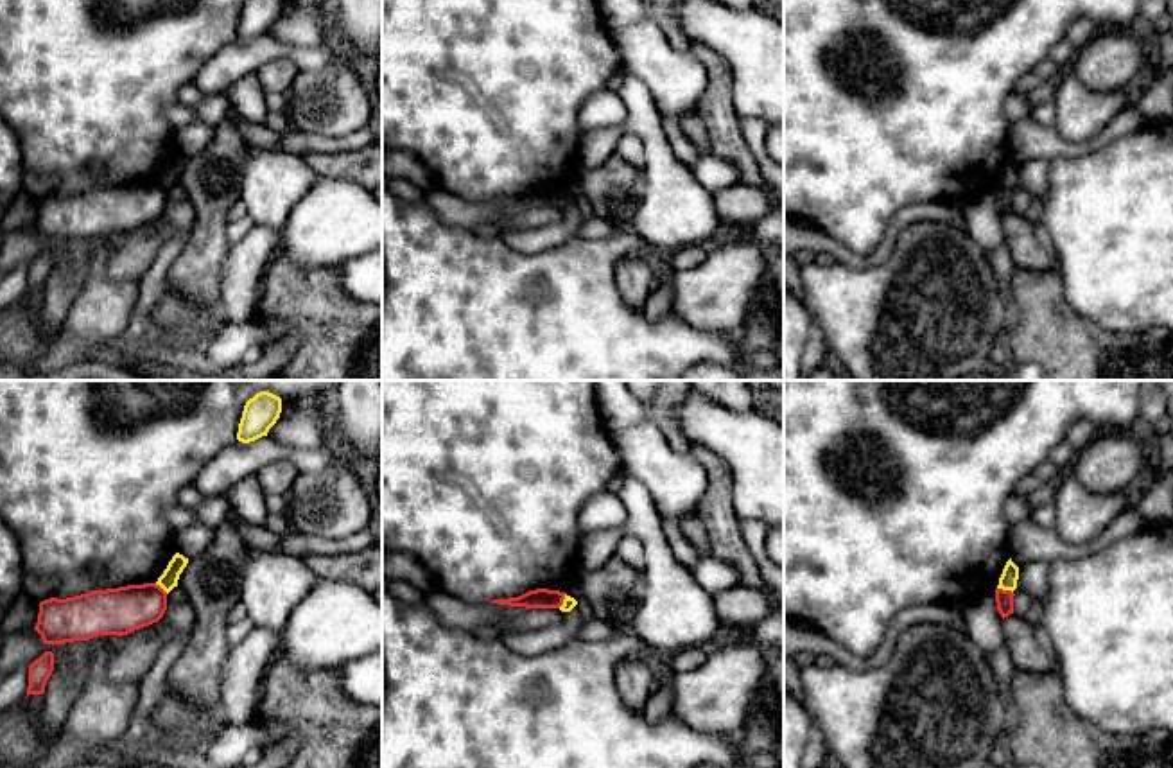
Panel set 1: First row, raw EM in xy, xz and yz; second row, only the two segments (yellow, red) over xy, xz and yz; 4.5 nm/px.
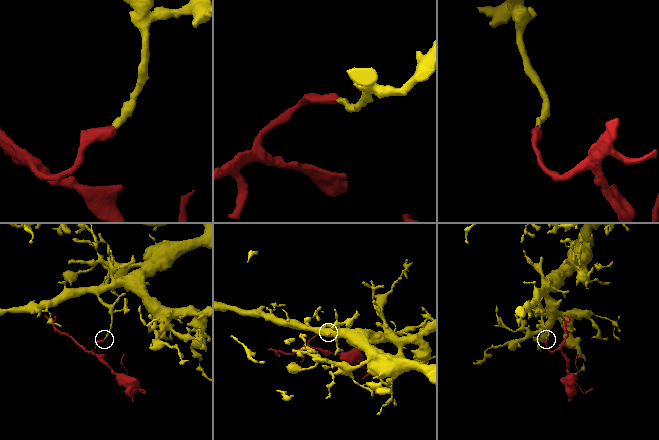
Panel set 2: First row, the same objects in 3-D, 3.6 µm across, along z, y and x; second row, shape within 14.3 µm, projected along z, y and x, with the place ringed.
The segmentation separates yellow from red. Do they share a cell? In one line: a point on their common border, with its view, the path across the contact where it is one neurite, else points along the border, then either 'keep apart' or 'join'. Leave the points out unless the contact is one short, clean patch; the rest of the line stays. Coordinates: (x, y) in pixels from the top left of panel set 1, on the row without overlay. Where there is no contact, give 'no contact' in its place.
yz (1005, 187) | along yz (998, 185), (1012, 191) | keep apart

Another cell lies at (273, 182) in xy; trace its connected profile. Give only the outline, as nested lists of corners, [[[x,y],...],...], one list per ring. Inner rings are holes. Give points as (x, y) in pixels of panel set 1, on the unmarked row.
[[[251,145],[242,165],[239,201],[255,226],[282,231],[291,210],[317,179],[301,154]]]

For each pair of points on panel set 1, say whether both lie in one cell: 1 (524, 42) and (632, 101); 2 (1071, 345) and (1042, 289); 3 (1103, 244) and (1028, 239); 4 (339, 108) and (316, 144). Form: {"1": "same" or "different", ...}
{"1": "different", "2": "same", "3": "different", "4": "different"}

